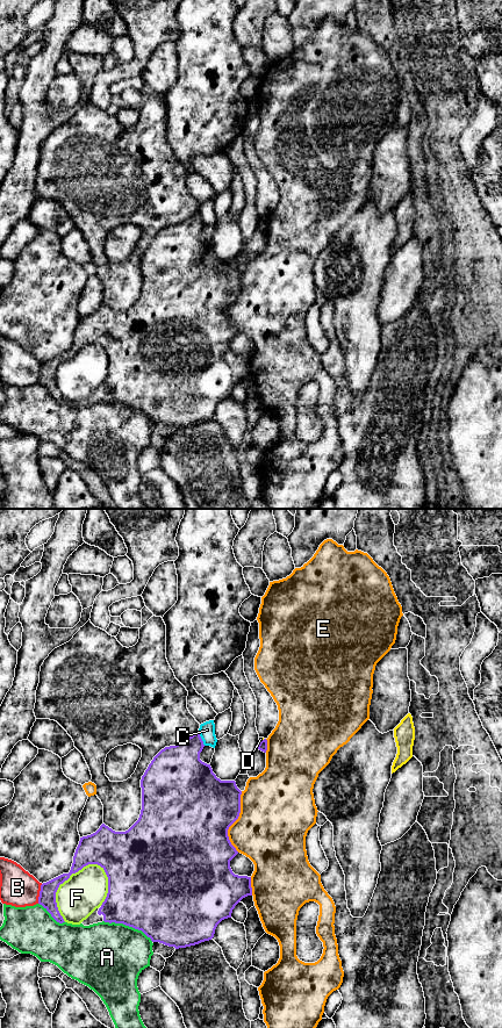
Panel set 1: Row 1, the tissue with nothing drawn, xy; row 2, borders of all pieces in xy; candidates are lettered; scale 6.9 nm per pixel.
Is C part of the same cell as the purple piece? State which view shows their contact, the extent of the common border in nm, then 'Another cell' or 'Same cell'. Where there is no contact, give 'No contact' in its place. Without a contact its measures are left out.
Touches purple in xy. Shared border 100 nm. Another cell

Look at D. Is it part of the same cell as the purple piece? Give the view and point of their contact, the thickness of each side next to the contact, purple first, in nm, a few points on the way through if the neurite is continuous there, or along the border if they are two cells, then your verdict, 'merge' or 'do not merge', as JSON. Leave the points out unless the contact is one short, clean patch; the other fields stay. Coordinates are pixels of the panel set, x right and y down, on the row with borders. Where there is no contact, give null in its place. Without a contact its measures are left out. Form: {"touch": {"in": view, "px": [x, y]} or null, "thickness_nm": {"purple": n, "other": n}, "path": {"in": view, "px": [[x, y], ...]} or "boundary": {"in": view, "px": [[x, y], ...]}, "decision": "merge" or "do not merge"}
{"touch": {"in": "xy", "px": [262, 740]}, "thickness_nm": {"purple": 60, "other": 20}, "boundary": {"in": "xy", "px": [[264, 739], [259, 741]]}, "decision": "do not merge"}

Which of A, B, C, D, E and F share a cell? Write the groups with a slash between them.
A / B / C D / E / F

